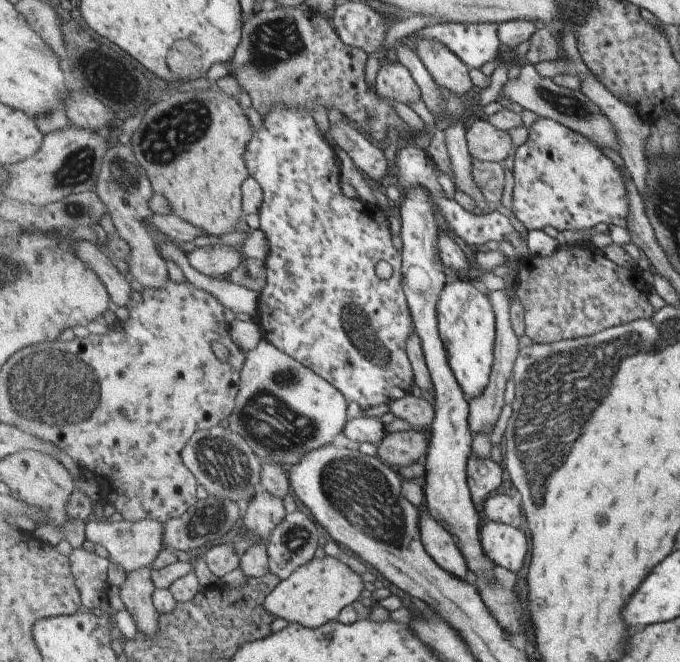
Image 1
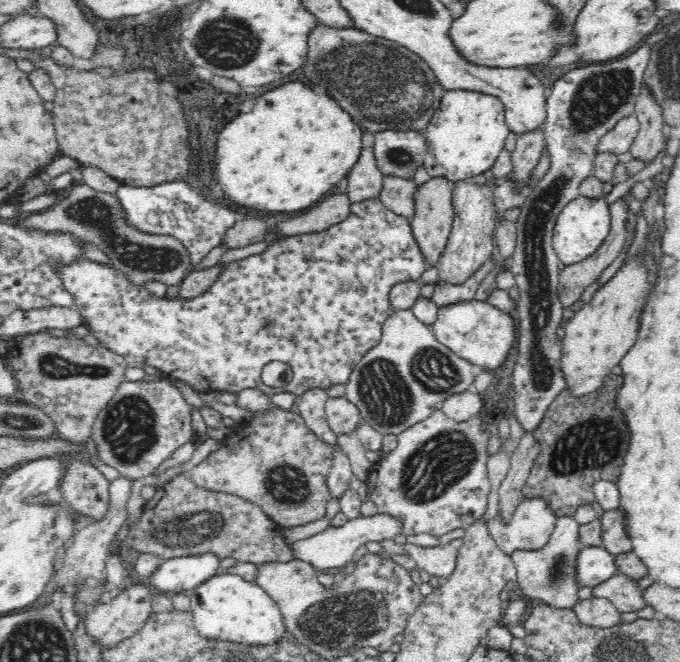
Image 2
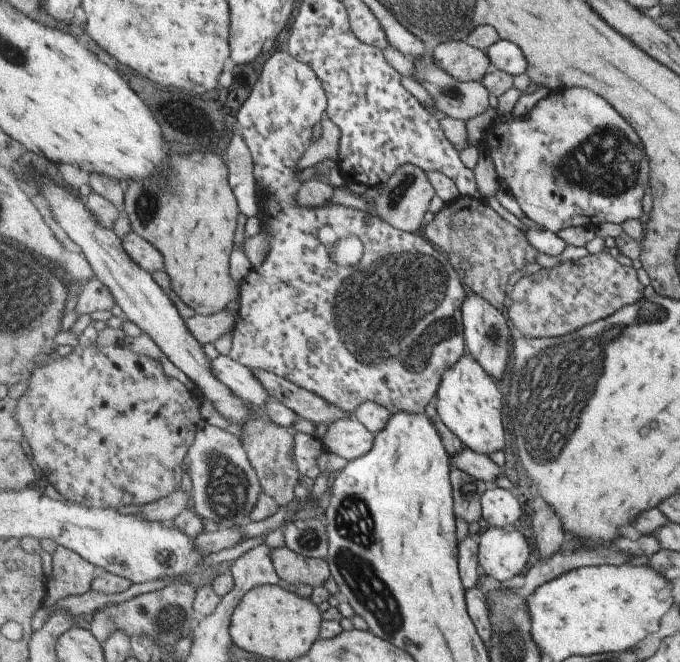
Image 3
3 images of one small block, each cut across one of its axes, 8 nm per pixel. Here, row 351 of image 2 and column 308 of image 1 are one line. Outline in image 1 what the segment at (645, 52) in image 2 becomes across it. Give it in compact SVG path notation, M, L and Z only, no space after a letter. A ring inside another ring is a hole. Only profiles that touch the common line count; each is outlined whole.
M304 510L286 515L273 531L267 550L270 572L285 580L293 572L315 559L315 550L322 544L319 526Z

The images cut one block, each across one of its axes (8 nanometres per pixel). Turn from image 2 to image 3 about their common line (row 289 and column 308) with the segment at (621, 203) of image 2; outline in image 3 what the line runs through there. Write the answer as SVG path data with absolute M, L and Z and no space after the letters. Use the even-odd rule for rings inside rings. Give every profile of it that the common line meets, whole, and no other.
M287 545L273 548L271 552L275 570L289 584L323 586L332 576L330 564L326 559L314 559L297 554Z

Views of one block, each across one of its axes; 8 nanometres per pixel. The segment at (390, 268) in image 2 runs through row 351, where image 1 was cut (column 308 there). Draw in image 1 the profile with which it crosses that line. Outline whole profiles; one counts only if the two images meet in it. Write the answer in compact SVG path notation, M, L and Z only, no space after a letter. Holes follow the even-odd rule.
M277 106L277 110L273 110L273 114L261 116L263 128L255 130L253 140L249 142L248 149L245 150L245 162L248 163L249 174L261 184L264 192L263 206L259 212L259 227L267 234L267 240L271 244L269 258L267 258L267 286L261 291L259 298L259 310L257 317L259 318L259 326L265 334L265 338L269 340L273 346L277 346L279 350L283 350L289 354L291 358L297 359L303 366L309 366L311 370L315 370L317 374L321 374L321 378L327 378L343 392L347 401L357 402L361 408L373 408L373 406L381 406L381 404L390 405L393 401L405 398L411 392L413 384L416 384L416 378L413 370L413 362L409 358L409 338L416 330L416 326L412 317L412 310L406 298L404 289L404 258L402 252L399 252L393 244L393 236L391 228L389 228L389 218L385 216L385 212L374 201L366 202L357 200L357 198L349 198L342 189L341 180L341 163L337 162L337 153L335 148L331 146L328 138L325 138L321 127L317 124L313 113L307 110L285 110L285 106ZM385 260L393 268L393 273L388 279L377 278L377 264Z

